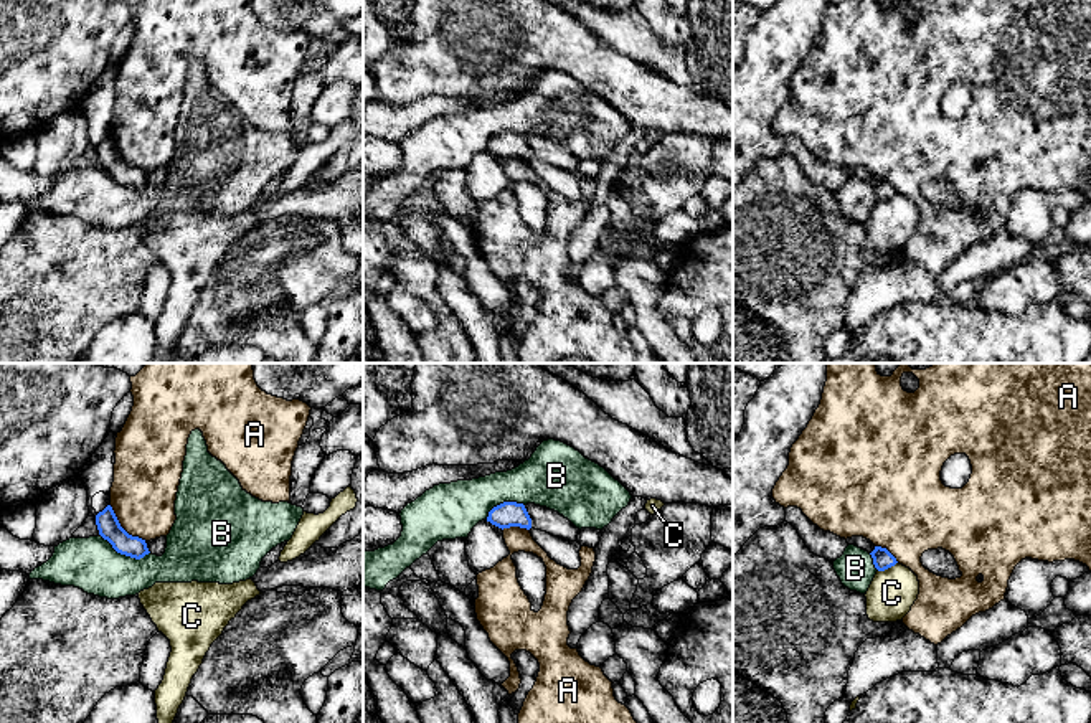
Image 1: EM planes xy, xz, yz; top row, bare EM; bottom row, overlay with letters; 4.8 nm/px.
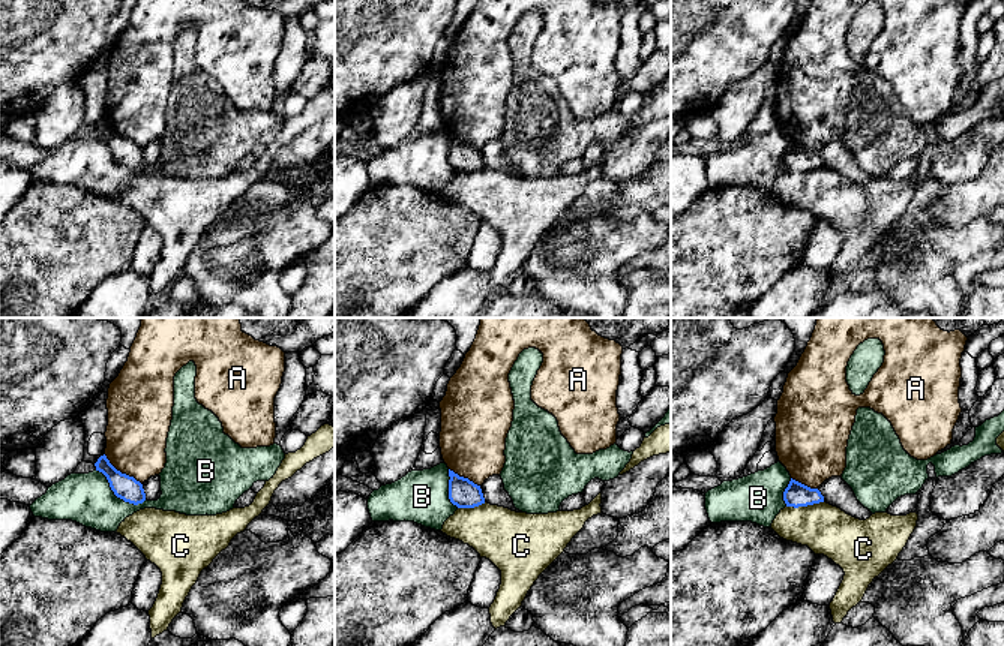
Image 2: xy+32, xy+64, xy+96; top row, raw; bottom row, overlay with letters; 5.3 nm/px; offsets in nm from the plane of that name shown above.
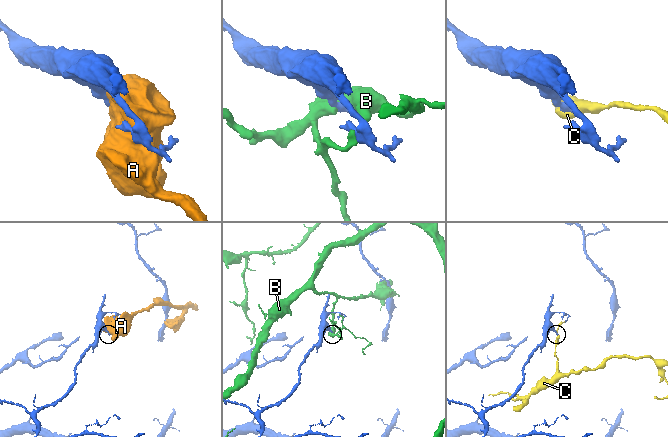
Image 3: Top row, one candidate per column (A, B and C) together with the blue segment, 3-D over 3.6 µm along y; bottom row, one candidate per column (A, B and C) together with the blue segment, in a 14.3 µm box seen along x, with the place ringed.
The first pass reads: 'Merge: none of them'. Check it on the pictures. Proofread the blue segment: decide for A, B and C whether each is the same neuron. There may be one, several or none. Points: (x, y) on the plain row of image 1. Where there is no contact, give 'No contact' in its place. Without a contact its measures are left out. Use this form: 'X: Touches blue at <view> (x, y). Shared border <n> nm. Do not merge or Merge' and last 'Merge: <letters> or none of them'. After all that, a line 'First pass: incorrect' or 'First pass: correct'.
A: Touches blue at xy (122, 159). Shared border 260 nm. Do not merge
B: Touches blue at xy (124, 184). Shared border 260 nm. Do not merge
C: Touches blue at yz (887, 198). Shared border 110 nm. Do not merge
Merge: none of them
First pass: correct

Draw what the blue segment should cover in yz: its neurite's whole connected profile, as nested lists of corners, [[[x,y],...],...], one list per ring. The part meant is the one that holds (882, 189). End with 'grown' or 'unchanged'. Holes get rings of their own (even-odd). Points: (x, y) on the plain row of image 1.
[[[875,177],[870,185],[878,201],[885,201],[898,193],[896,188],[886,178],[881,177]]]; unchanged

